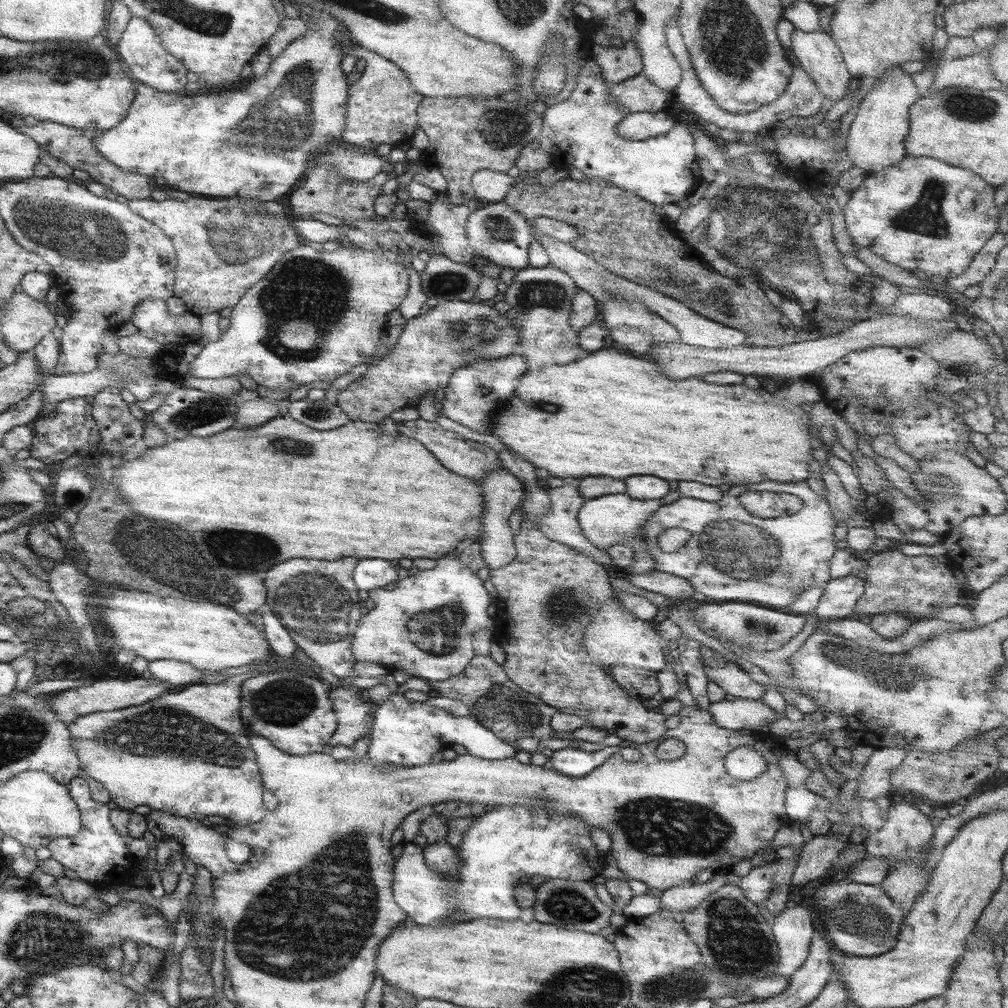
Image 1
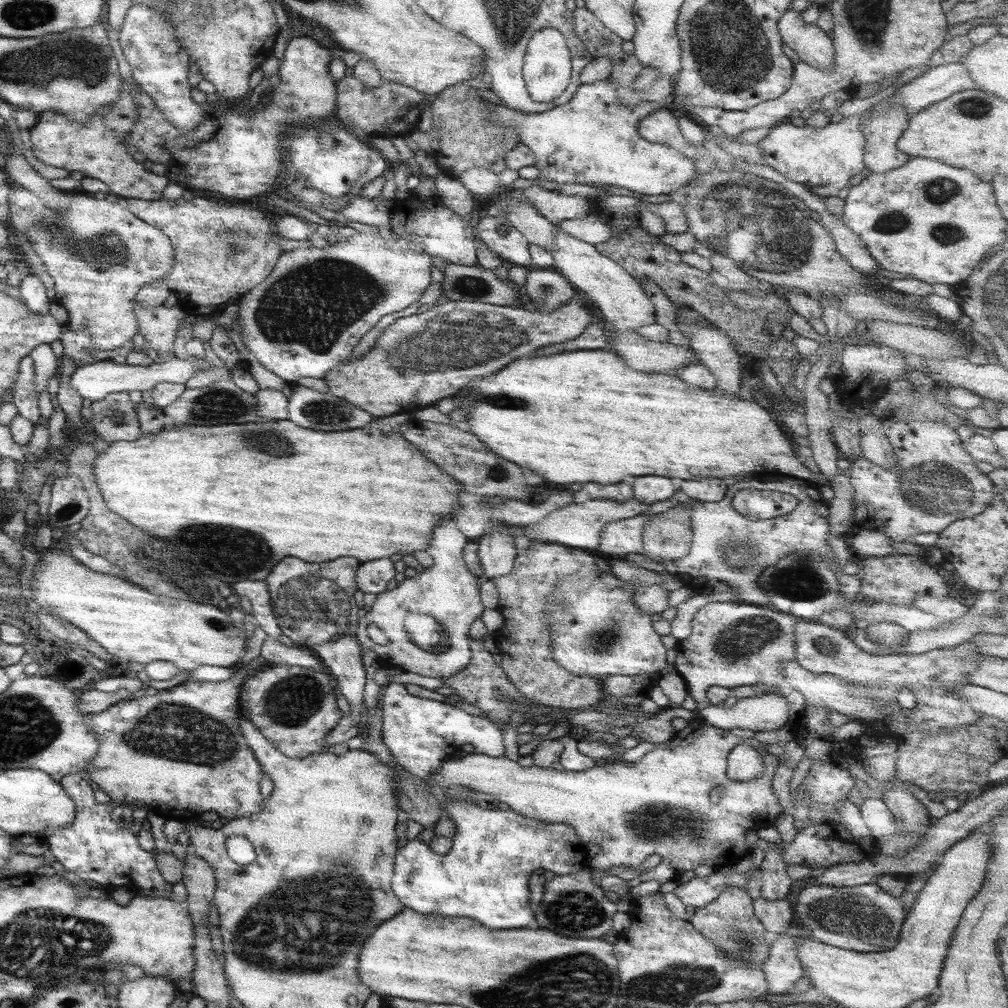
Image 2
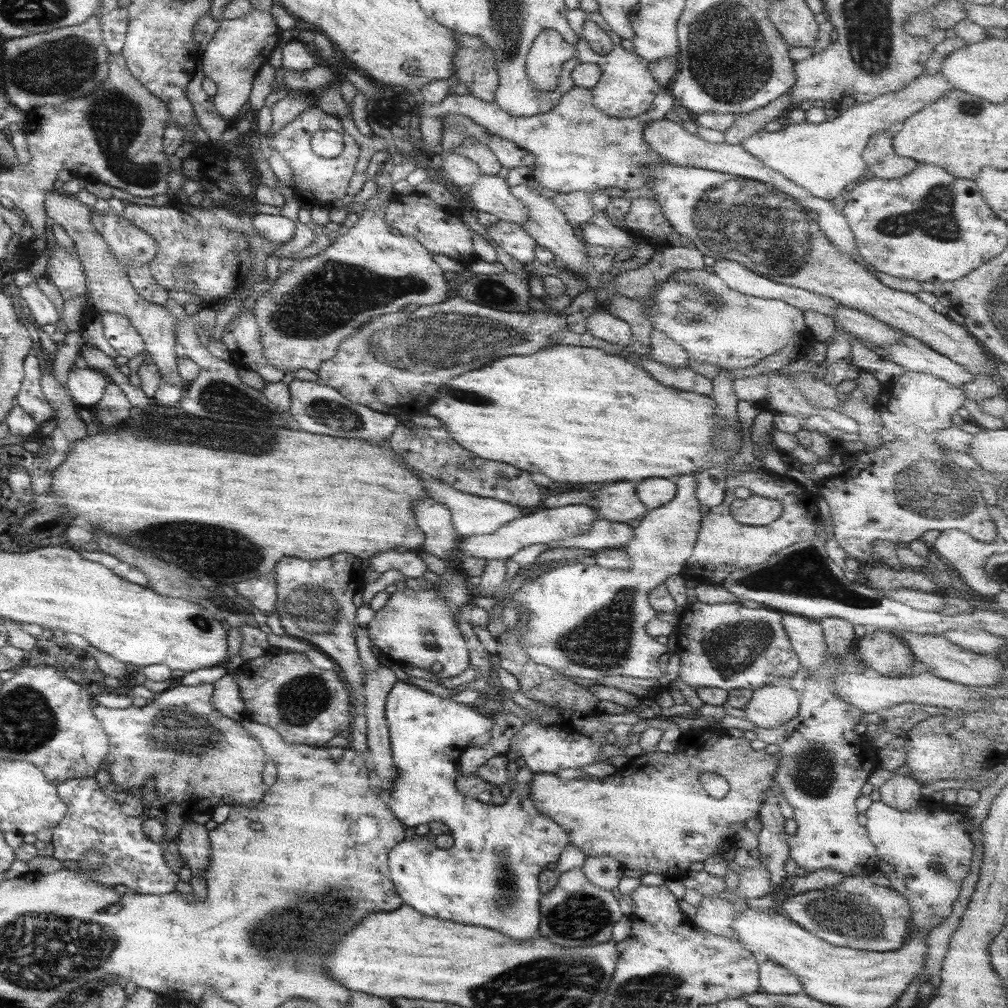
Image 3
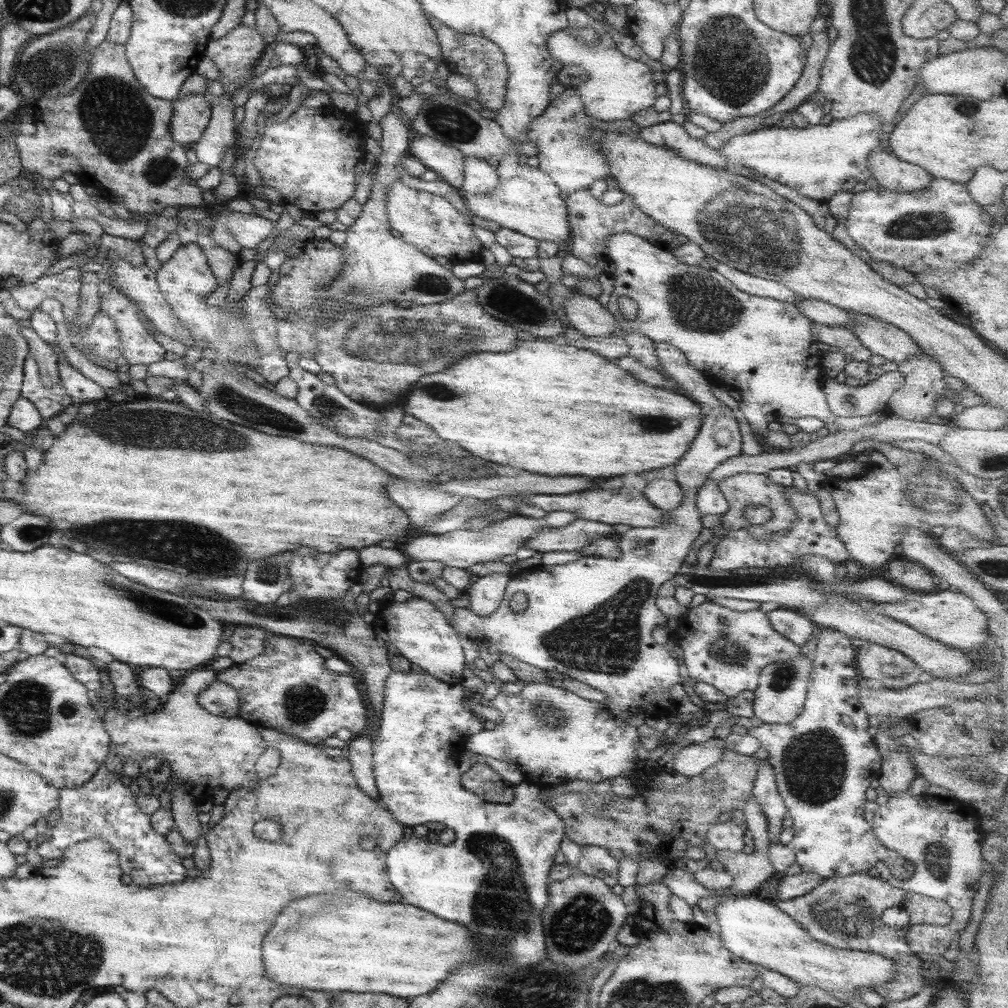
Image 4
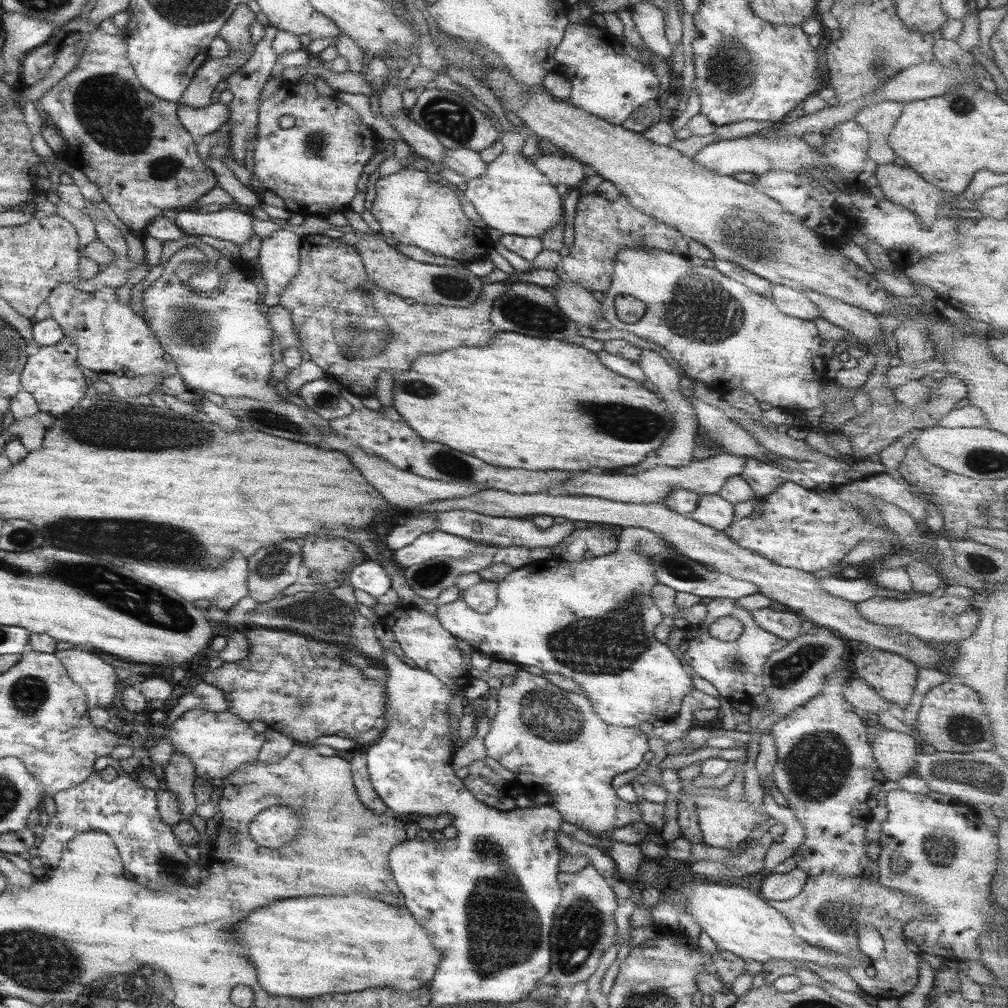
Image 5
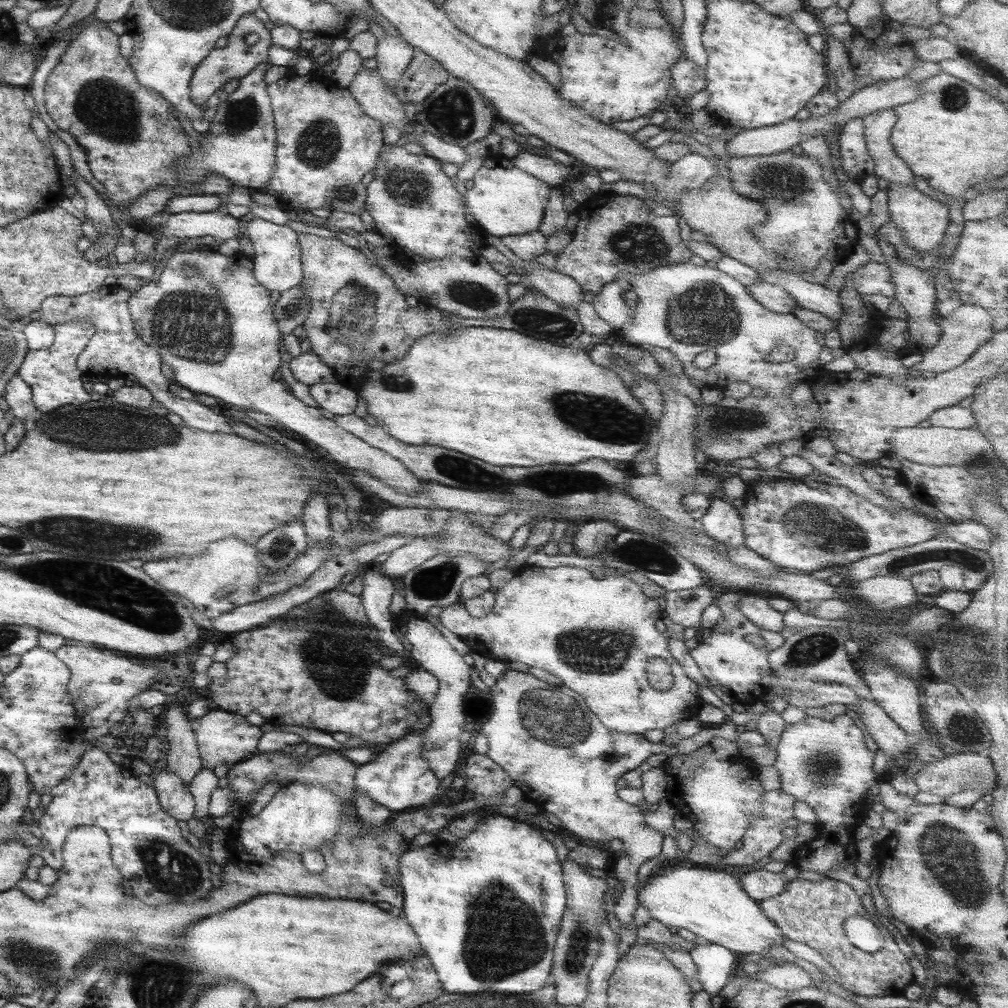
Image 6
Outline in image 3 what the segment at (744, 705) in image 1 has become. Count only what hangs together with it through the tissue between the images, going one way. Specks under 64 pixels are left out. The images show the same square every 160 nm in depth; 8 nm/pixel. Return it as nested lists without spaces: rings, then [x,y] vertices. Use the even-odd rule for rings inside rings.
[[[771,682],[756,689],[743,708],[744,720],[759,729],[773,729],[797,713],[799,694],[787,682]]]

